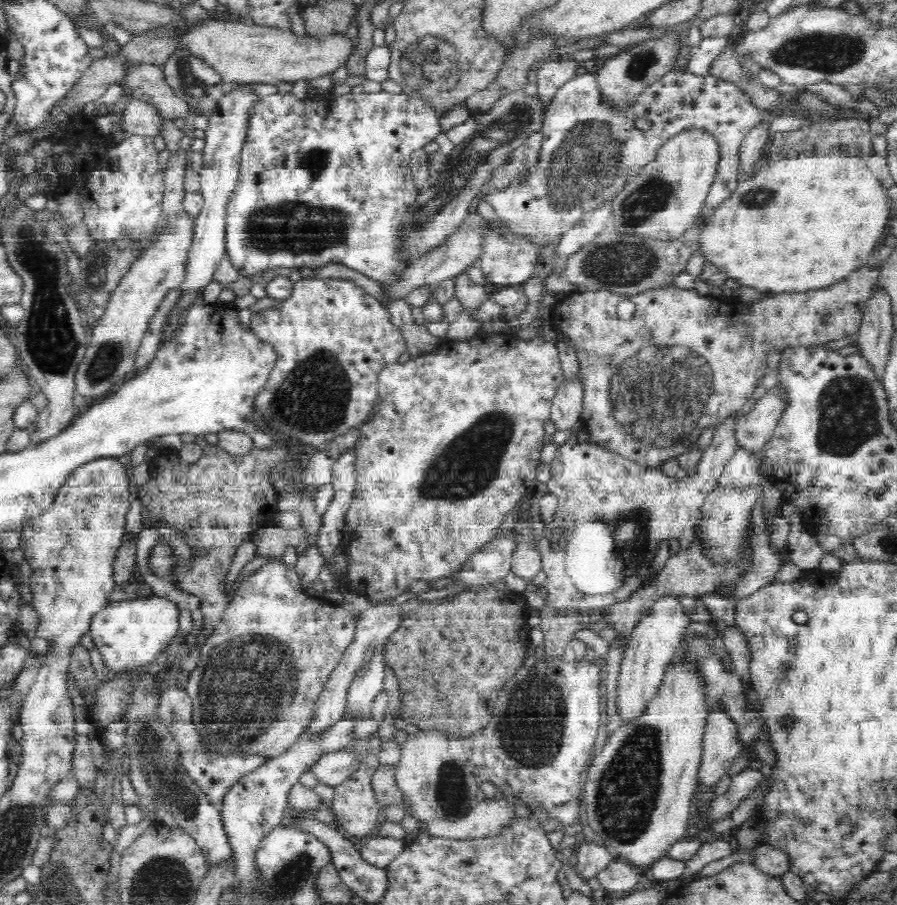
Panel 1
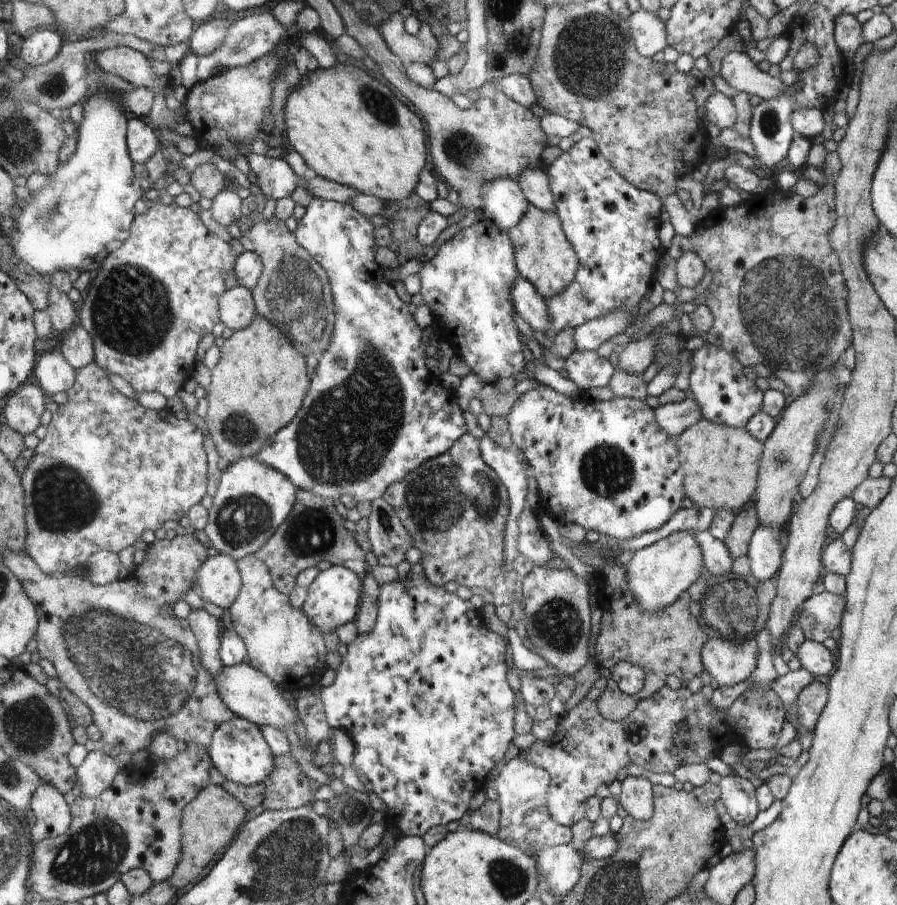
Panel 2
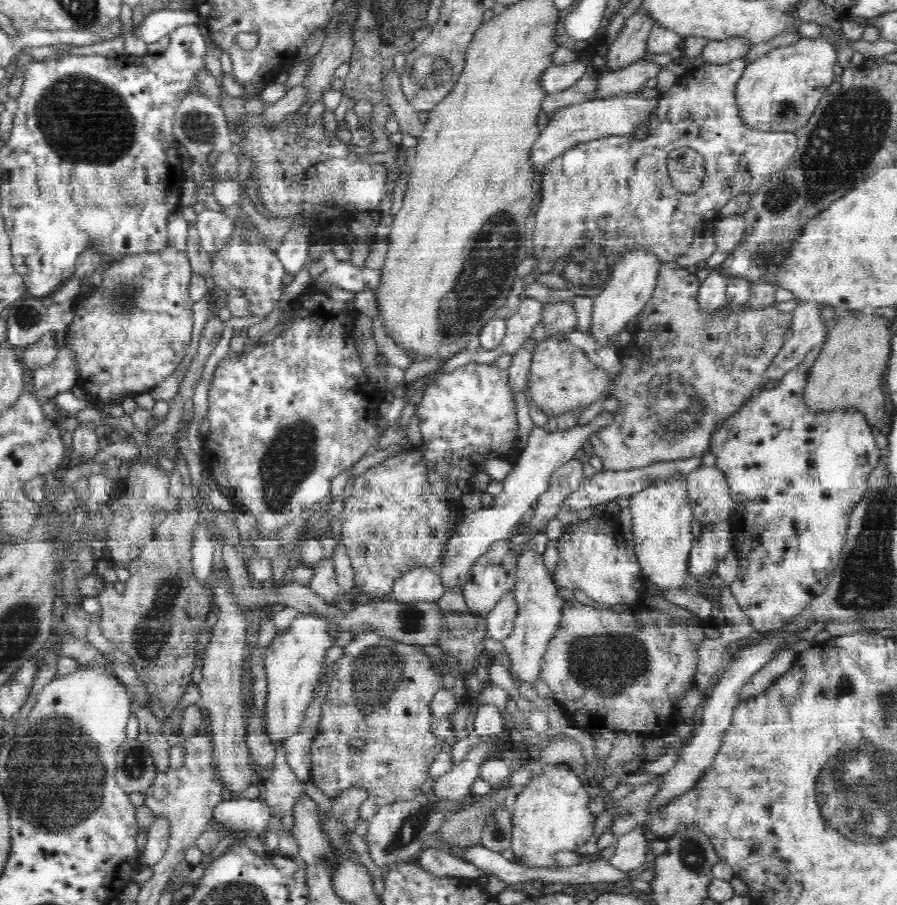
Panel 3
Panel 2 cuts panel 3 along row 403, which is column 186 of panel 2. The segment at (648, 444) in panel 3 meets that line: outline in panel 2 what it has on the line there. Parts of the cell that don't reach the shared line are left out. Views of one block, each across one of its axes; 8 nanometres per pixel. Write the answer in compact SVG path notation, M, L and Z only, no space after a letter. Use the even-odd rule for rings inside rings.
M189 530L186 535L177 536L172 540L170 538L156 540L152 544L151 549L146 550L145 561L140 566L135 568L123 580L117 580L107 585L96 585L92 580L86 580L84 576L78 576L75 573L69 573L69 576L68 574L64 576L50 575L42 570L42 567L37 564L36 559L32 555L26 553L8 550L2 560L22 580L29 595L33 597L34 604L38 604L38 608L42 612L42 622L44 624L39 628L39 633L37 634L38 650L41 656L47 658L55 665L59 674L59 680L64 682L67 688L91 709L94 722L98 724L98 728L103 732L103 740L115 753L128 752L128 754L133 755L138 754L138 752L144 752L144 749L149 750L154 738L161 731L170 732L172 736L176 736L184 745L200 744L202 748L210 748L215 732L222 724L230 722L230 720L234 720L237 717L237 713L222 698L214 674L203 663L199 664L199 661L202 660L202 648L200 648L198 636L196 636L189 619L177 618L172 612L168 615L162 615L162 612L160 612L164 604L169 604L172 608L178 602L182 602L186 598L186 594L194 589L194 582L196 582L196 578L199 578L200 569L204 566L206 560L209 559L207 545L206 539L194 530Z

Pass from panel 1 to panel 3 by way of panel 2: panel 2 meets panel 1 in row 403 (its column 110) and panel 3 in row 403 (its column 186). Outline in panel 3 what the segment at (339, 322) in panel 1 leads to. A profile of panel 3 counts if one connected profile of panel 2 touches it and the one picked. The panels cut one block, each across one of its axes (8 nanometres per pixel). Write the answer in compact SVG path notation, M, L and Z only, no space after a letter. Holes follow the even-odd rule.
M314 282L296 299L290 301L290 310L284 314L286 322L276 325L277 331L272 331L265 338L261 338L260 344L252 348L244 347L242 352L228 352L216 368L214 368L212 381L208 386L208 410L207 418L210 427L202 439L202 457L204 466L209 472L213 482L218 484L221 493L228 497L233 506L243 505L257 519L257 534L263 537L275 537L276 532L294 521L304 512L308 506L316 506L316 502L322 503L328 500L331 493L331 482L344 471L348 471L354 463L370 452L376 440L390 428L385 418L381 415L381 406L386 398L387 391L378 391L372 386L370 378L364 370L364 360L360 358L356 342L352 337L354 322L360 314L356 308L357 293L347 288L338 286L313 287Z

